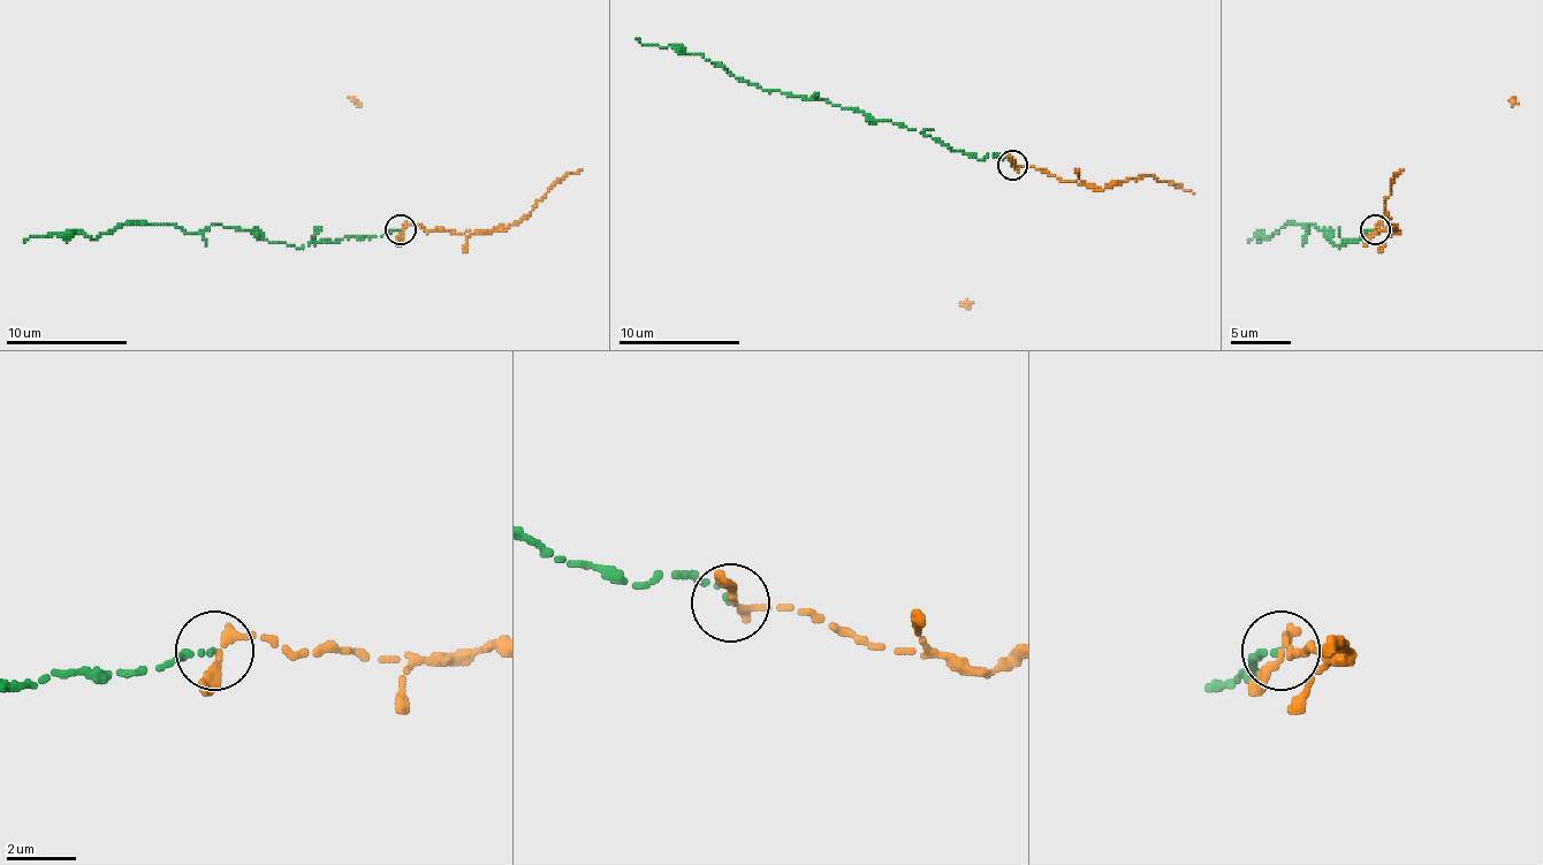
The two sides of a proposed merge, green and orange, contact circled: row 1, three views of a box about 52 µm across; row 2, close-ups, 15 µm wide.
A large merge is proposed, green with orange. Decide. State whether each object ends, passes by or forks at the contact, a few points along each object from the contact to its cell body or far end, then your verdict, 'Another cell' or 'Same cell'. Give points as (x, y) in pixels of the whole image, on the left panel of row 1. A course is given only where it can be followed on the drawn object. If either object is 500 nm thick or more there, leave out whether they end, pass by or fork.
At the ring green ends. At the ring orange passes by. Course of green: (400, 230), (299, 249), (218, 225), (191, 233), (173, 225), (127, 225), (97, 240), (61, 233), (24, 242). Course of orange: (403, 230), (420, 225), (451, 233), (509, 227), (521, 221), (567, 175), (582, 169). Same cell

